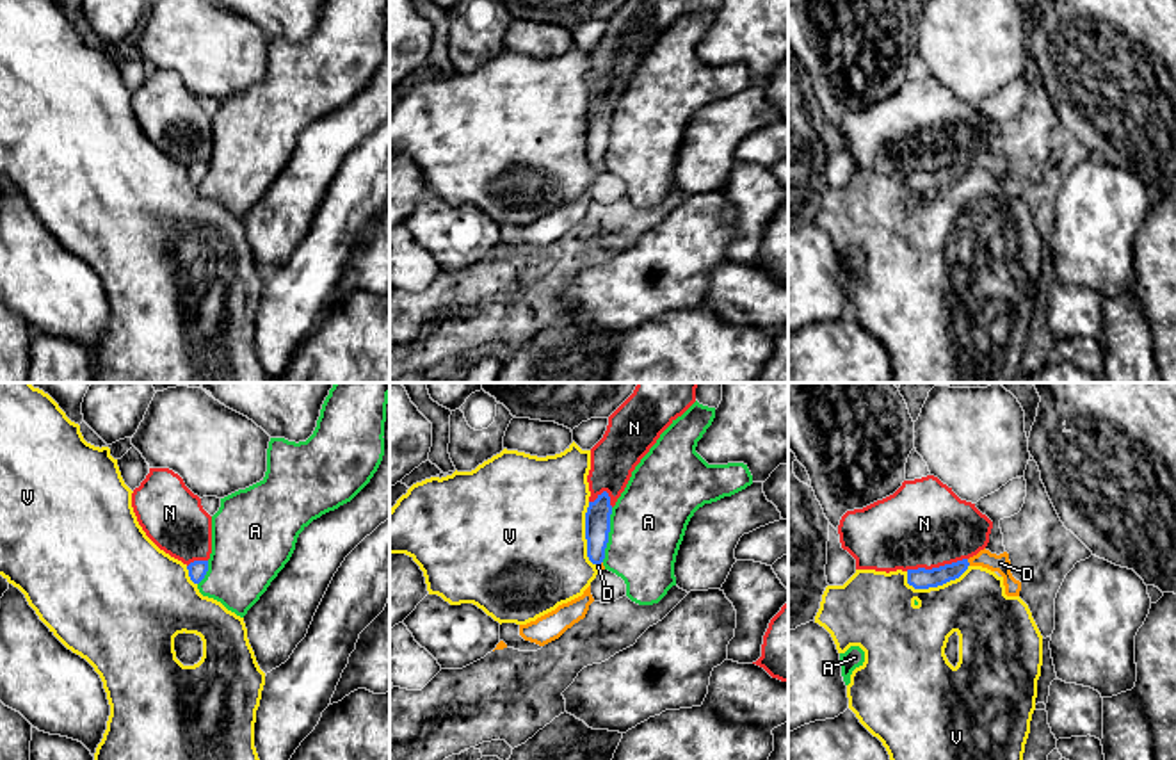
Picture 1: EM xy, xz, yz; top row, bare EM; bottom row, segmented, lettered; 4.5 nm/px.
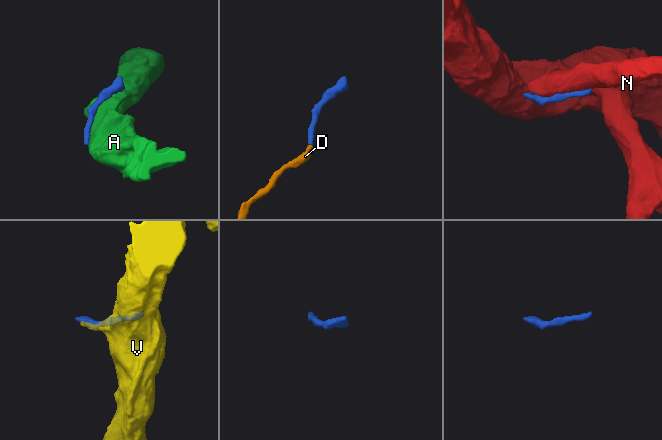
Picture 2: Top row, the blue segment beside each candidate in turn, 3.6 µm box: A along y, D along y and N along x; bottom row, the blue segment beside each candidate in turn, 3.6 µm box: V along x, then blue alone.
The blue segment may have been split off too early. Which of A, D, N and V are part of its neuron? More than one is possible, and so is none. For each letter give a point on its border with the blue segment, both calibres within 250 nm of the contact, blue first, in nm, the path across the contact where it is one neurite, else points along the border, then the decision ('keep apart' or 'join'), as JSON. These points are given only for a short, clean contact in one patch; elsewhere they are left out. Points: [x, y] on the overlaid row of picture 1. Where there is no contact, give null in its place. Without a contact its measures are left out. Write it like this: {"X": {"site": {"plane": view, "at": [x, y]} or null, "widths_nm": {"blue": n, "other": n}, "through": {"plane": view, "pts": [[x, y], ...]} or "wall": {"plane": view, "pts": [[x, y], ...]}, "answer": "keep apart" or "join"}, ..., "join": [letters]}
{"A": {"site": {"plane": "xz", "at": [607, 534]}, "widths_nm": {"blue": 110, "other": 340}, "answer": "keep apart"}, "D": {"site": {"plane": "yz", "at": [968, 563]}, "widths_nm": {"blue": 100, "other": 80}, "answer": "join"}, "N": {"site": {"plane": "yz", "at": [936, 568]}, "widths_nm": {"blue": 100, "other": 400}, "answer": "keep apart"}, "V": {"site": {"plane": "yz", "at": [938, 584]}, "widths_nm": {"blue": 100, "other": 300}, "answer": "keep apart"}, "join": ["D"]}

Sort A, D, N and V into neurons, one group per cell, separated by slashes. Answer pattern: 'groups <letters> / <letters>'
groups A / D / N / V

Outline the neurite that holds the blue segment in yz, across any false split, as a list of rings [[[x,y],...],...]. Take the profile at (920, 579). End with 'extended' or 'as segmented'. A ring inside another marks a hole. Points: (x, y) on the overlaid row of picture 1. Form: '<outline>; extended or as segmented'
[[[986,548],[970,559],[963,559],[963,561],[945,564],[939,568],[907,570],[907,584],[913,586],[914,589],[938,587],[938,586],[943,586],[950,580],[959,578],[970,566],[982,566],[991,571],[998,571],[1003,577],[1005,594],[1007,596],[1019,596],[1021,582],[1016,580],[1011,573],[1009,554],[1003,552],[1003,554],[996,555]]]; extended

